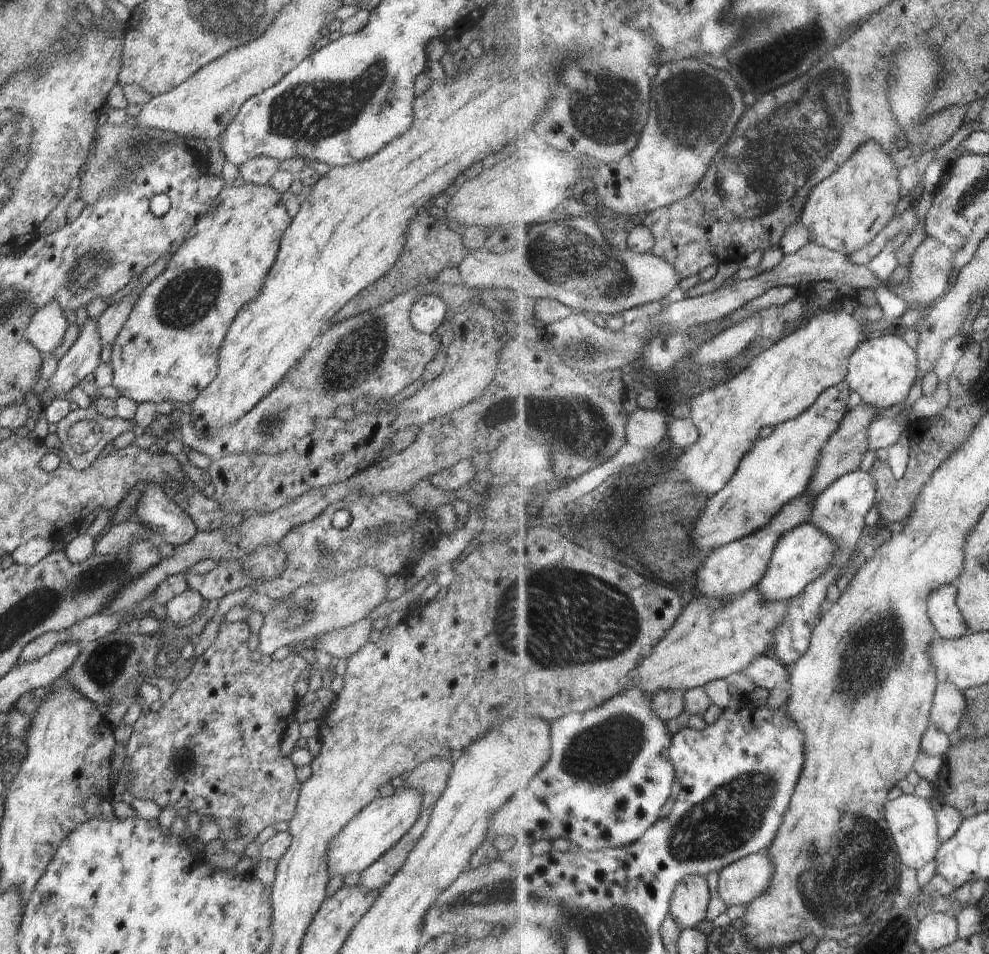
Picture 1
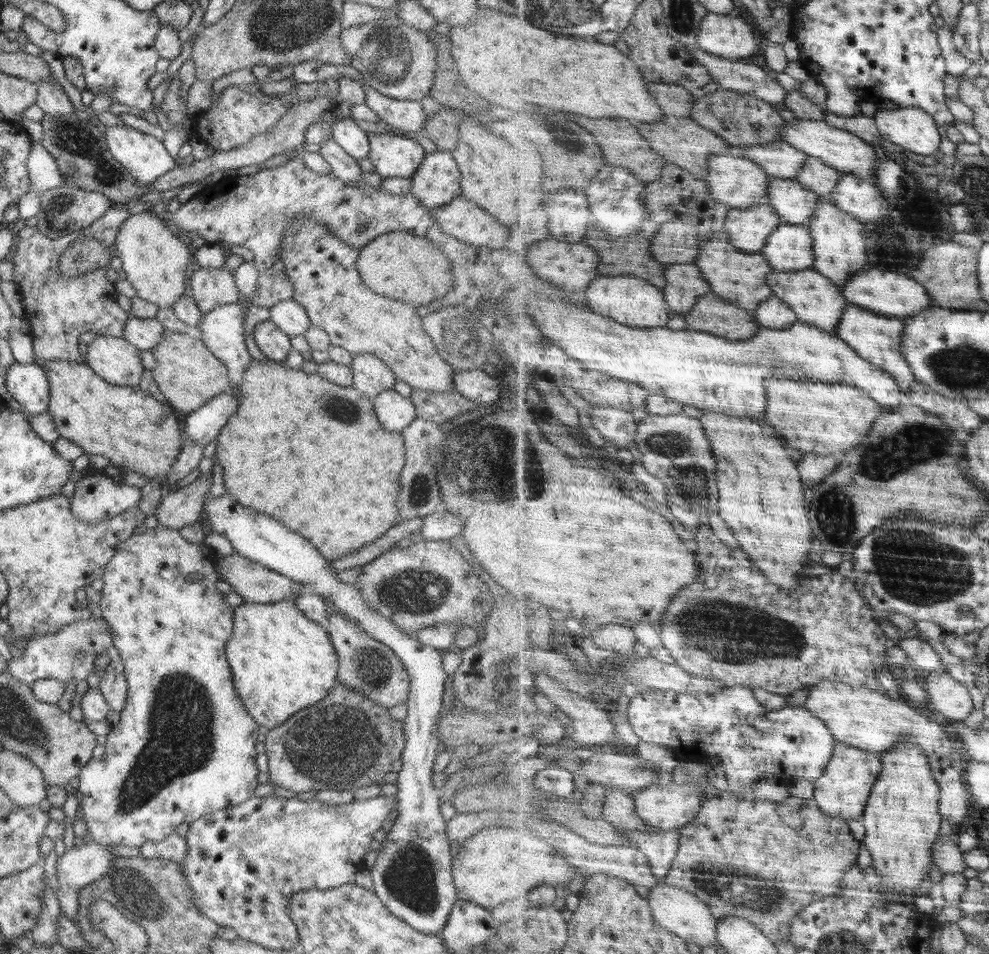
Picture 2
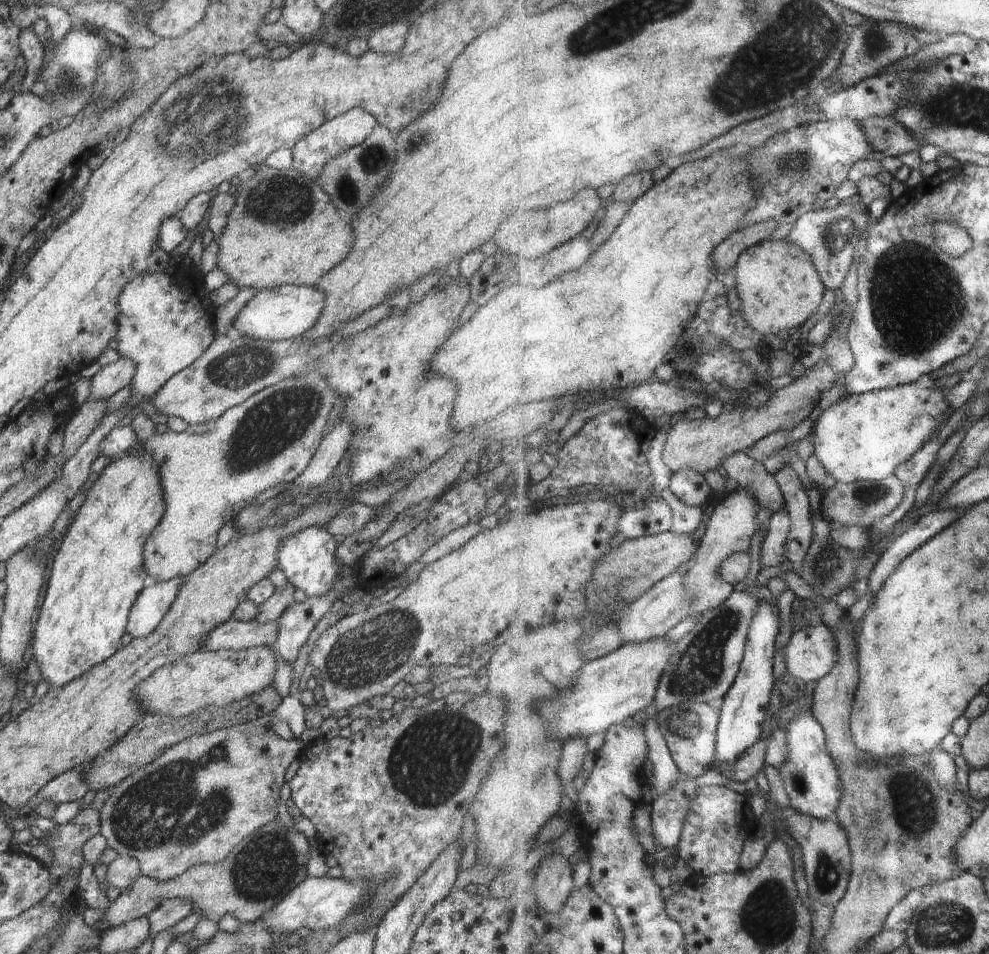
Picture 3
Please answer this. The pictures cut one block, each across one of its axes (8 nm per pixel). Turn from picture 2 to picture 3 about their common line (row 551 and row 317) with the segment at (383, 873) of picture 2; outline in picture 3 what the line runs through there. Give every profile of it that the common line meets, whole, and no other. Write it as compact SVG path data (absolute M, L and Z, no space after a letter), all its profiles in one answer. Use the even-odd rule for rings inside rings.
M282 285L272 290L261 290L244 306L238 315L235 316L232 323L234 328L240 332L239 336L248 336L248 338L260 340L281 341L284 339L293 339L302 336L307 330L310 330L318 322L326 296L322 290L316 286L294 286Z

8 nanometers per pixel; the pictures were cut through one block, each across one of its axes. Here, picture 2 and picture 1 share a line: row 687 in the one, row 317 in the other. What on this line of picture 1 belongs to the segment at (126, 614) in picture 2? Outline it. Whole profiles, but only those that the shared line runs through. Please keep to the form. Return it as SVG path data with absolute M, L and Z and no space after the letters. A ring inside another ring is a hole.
M245 183L243 186L236 187L232 184L228 184L220 190L220 194L218 194L212 206L210 206L209 211L206 212L196 223L196 226L186 234L186 239L182 243L182 246L178 246L178 250L175 250L174 254L172 254L163 272L138 294L137 301L132 307L132 312L128 315L124 326L120 329L116 340L114 340L114 344L112 344L110 364L113 370L113 378L111 385L116 388L119 395L128 397L137 404L152 402L152 404L158 405L168 400L174 402L176 405L188 404L189 402L194 402L202 390L216 378L219 350L224 342L226 330L228 330L230 324L232 324L236 312L238 312L242 306L246 306L248 302L252 302L252 300L260 294L262 284L264 284L266 276L268 276L270 268L274 266L274 261L278 256L280 239L293 219L288 215L288 211L286 211L286 206L284 205L285 199L285 194L274 190L270 185Z

